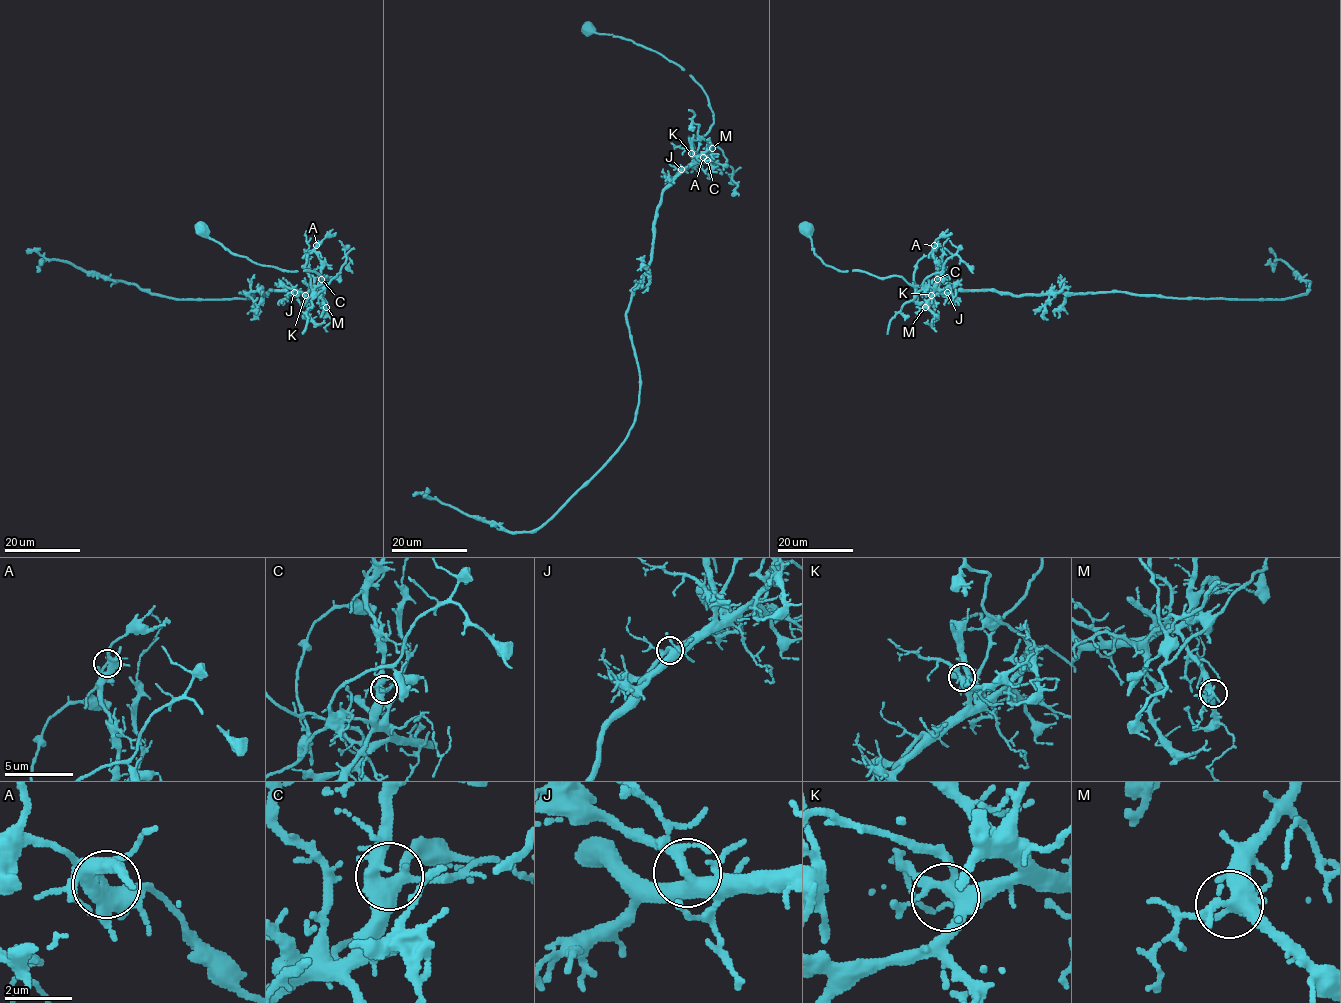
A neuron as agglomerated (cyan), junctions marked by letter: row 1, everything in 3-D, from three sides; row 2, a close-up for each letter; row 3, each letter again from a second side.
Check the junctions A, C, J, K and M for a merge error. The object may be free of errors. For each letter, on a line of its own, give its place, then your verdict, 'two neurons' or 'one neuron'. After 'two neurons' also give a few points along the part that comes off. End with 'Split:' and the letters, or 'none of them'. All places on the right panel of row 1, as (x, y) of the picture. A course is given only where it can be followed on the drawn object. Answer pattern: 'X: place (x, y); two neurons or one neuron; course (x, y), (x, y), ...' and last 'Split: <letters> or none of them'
A: place (934, 245); two neurons; course (935, 245), (917, 264), (916, 293), (921, 288), (922, 282), (939, 272), (953, 255), (957, 255), (973, 273)
C: place (937, 279); one neuron
J: place (947, 292); one neuron
K: place (931, 295); one neuron
M: place (925, 307); one neuron
Split: A

